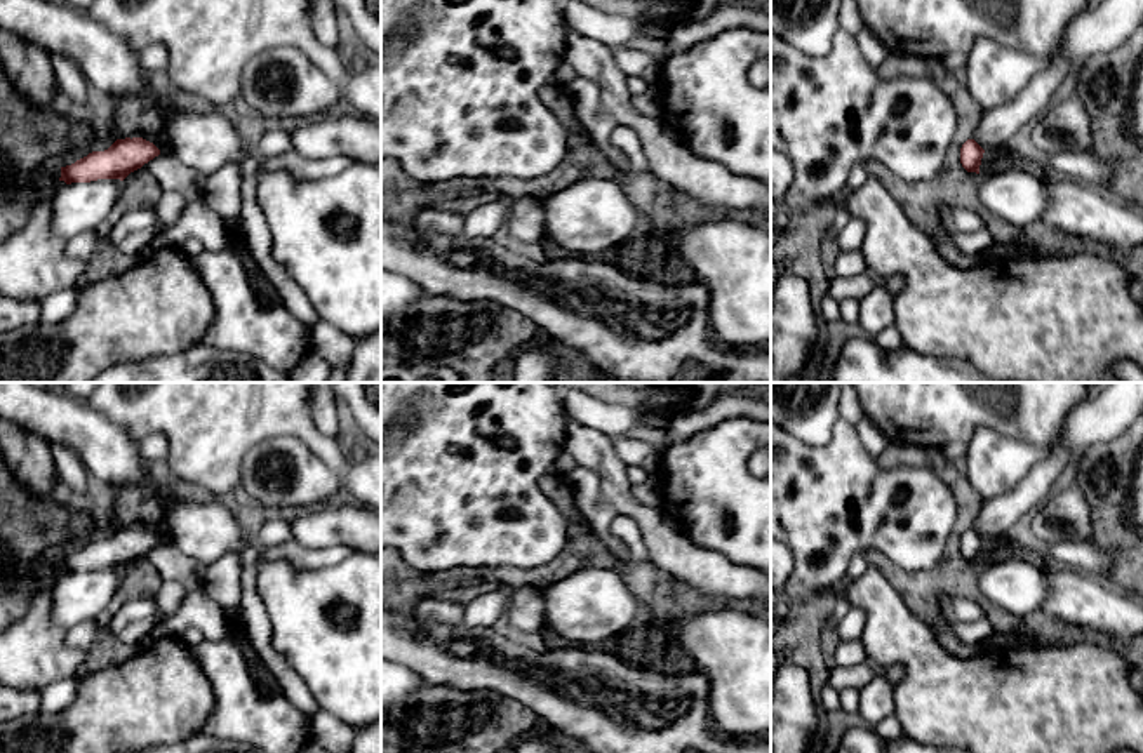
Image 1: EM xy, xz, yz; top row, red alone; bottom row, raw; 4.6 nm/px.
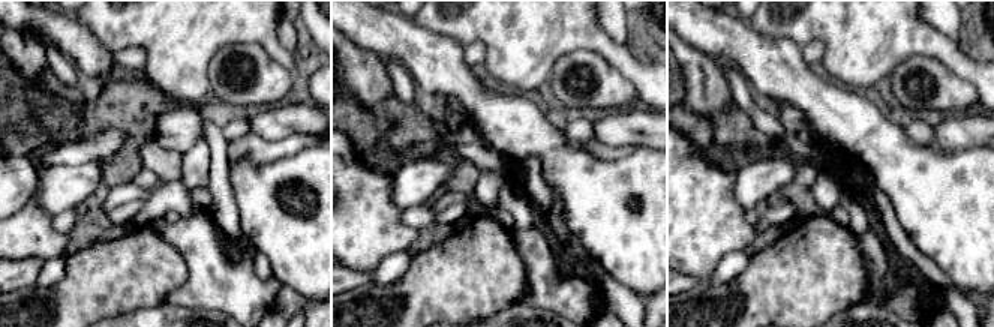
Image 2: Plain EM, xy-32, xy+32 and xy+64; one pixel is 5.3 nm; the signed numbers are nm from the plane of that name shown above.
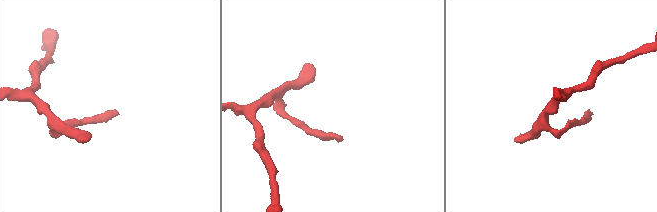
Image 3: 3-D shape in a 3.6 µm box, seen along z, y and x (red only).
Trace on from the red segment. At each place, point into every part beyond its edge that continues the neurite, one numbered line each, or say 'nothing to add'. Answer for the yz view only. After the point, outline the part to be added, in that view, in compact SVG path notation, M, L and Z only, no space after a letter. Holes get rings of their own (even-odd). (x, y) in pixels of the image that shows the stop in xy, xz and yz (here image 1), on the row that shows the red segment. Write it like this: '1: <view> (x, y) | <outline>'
nothing to add

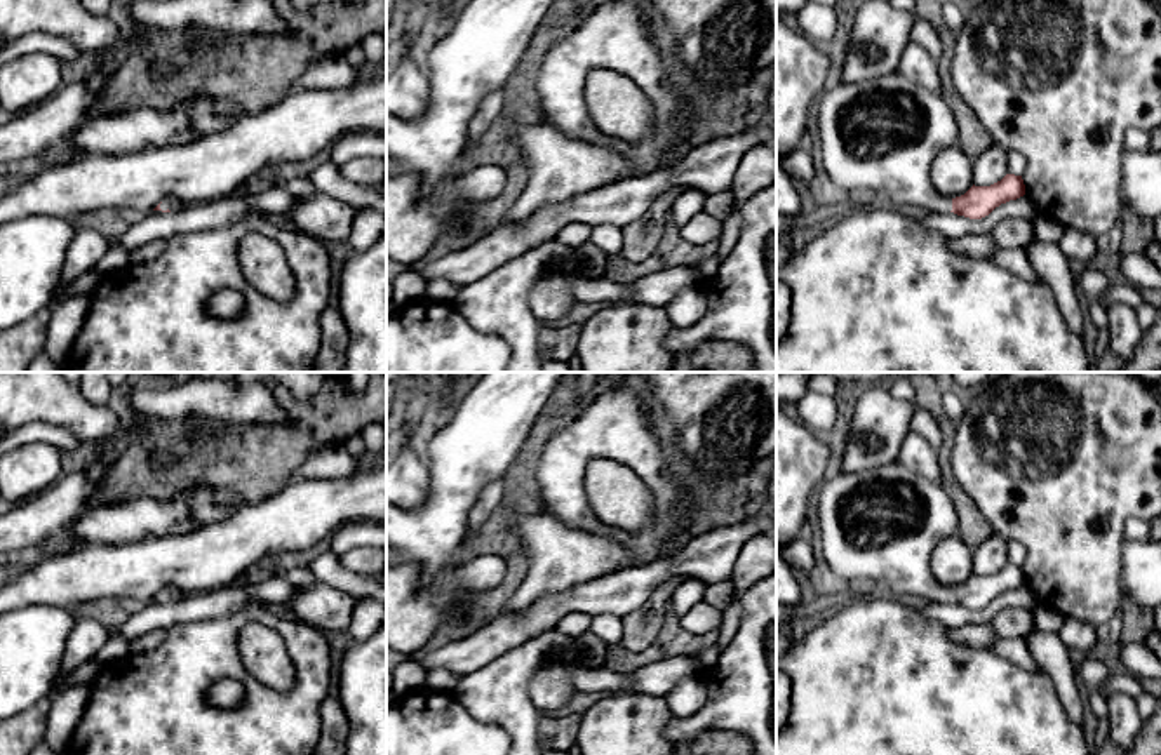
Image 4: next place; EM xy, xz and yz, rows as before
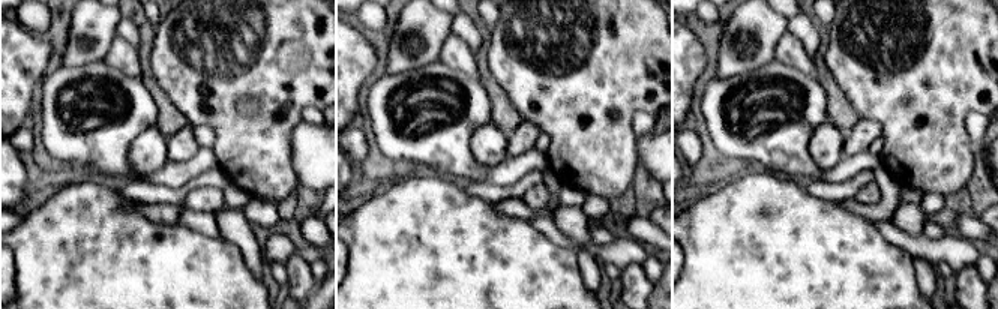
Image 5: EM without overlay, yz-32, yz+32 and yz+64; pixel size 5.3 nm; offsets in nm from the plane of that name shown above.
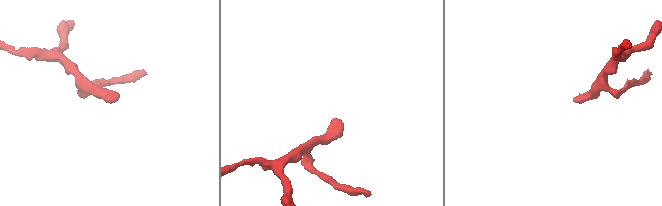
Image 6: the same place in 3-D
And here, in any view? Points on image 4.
1: xy (173, 204) | M169 197L169 198L162 200L160 209L162 210L169 209L171 212L174 212L174 210L181 209L183 205L185 204L179 198Z

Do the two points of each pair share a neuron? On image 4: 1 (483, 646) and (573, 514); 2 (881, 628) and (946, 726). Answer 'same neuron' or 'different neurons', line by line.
1: different neurons
2: same neuron

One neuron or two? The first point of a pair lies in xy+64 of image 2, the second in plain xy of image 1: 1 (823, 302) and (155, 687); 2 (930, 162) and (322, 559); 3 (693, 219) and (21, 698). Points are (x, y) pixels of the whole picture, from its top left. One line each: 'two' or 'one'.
1: one
2: two
3: two

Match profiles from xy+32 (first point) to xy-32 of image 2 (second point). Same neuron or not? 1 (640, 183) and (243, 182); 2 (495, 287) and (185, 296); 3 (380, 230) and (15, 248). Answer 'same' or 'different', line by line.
1: same
2: different
3: same

